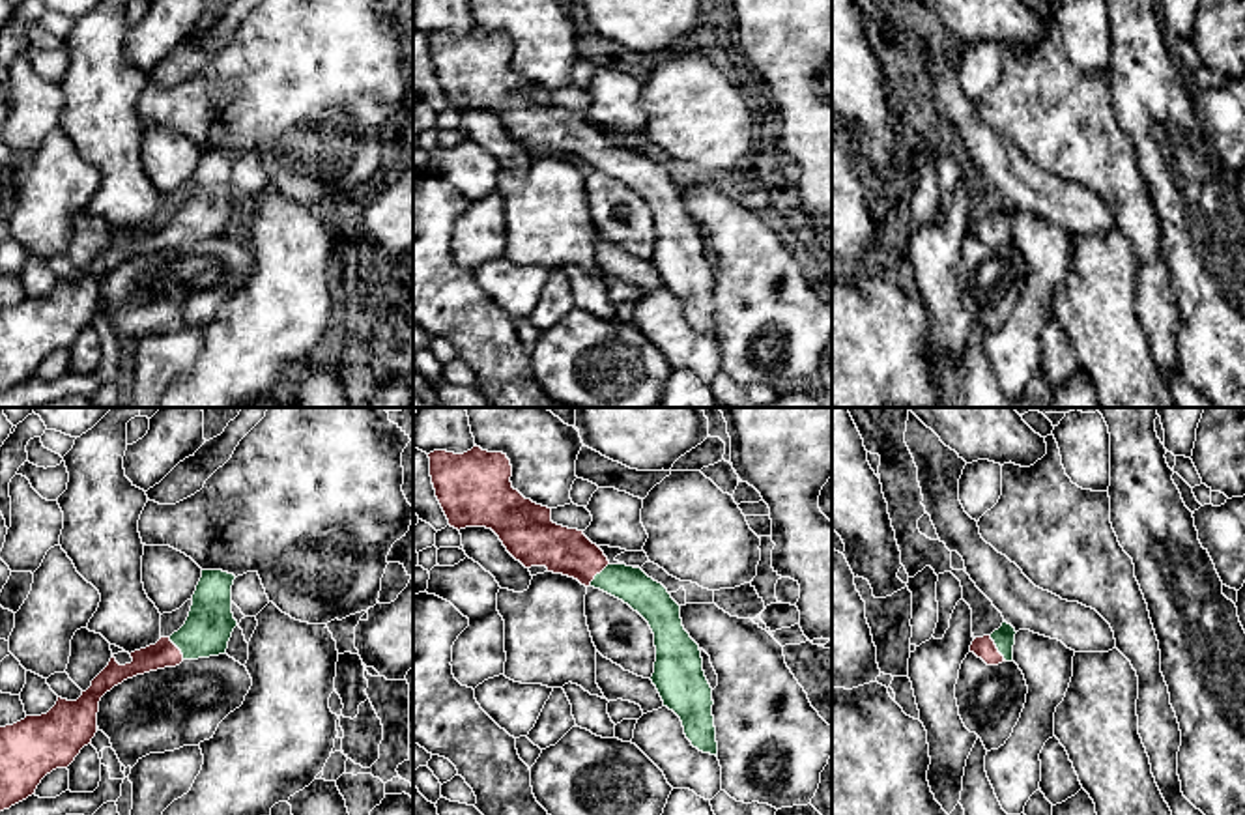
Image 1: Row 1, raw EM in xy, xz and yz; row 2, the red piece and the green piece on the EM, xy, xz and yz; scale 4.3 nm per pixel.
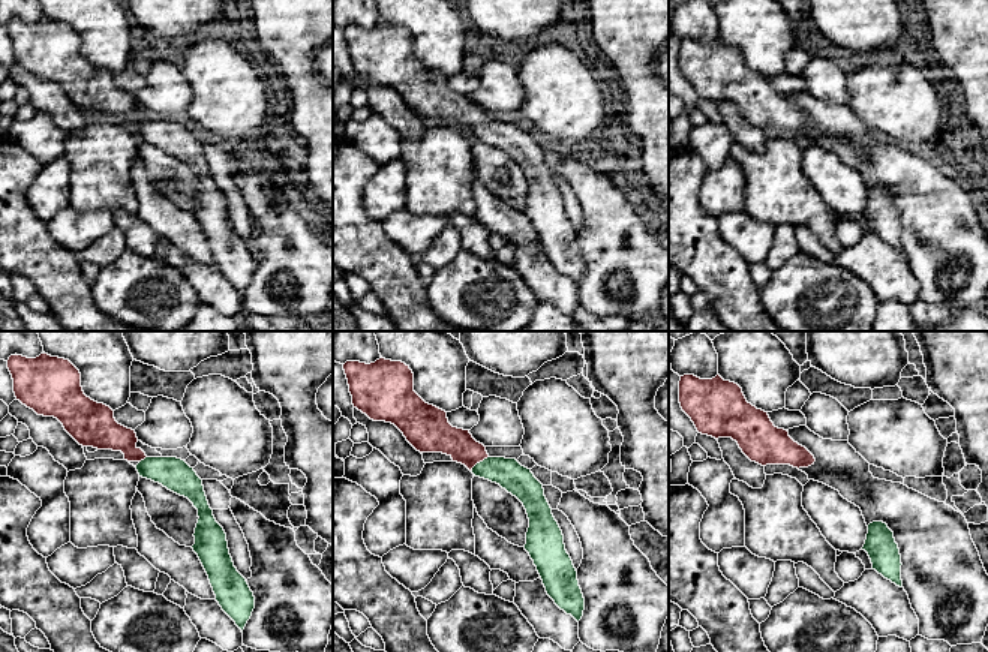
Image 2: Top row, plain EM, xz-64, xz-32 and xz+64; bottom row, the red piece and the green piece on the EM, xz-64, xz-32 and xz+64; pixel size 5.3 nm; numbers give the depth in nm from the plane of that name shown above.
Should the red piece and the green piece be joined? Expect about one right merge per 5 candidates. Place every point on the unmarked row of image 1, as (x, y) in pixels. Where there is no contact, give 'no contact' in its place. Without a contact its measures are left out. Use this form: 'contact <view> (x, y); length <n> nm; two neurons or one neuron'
contact yz (997, 230); length 130 nm; one neuron

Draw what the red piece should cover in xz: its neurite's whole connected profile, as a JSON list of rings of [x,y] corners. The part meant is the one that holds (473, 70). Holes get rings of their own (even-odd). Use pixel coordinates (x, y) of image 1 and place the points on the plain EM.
[[[475,26],[464,36],[434,32],[428,39],[436,79],[451,108],[492,110],[525,150],[546,148],[600,170],[649,204],[656,228],[651,262],[664,288],[680,299],[694,329],[718,338],[712,269],[699,226],[684,211],[680,187],[667,170],[641,150],[611,146],[583,112],[553,105],[551,90],[512,69],[507,36]]]

